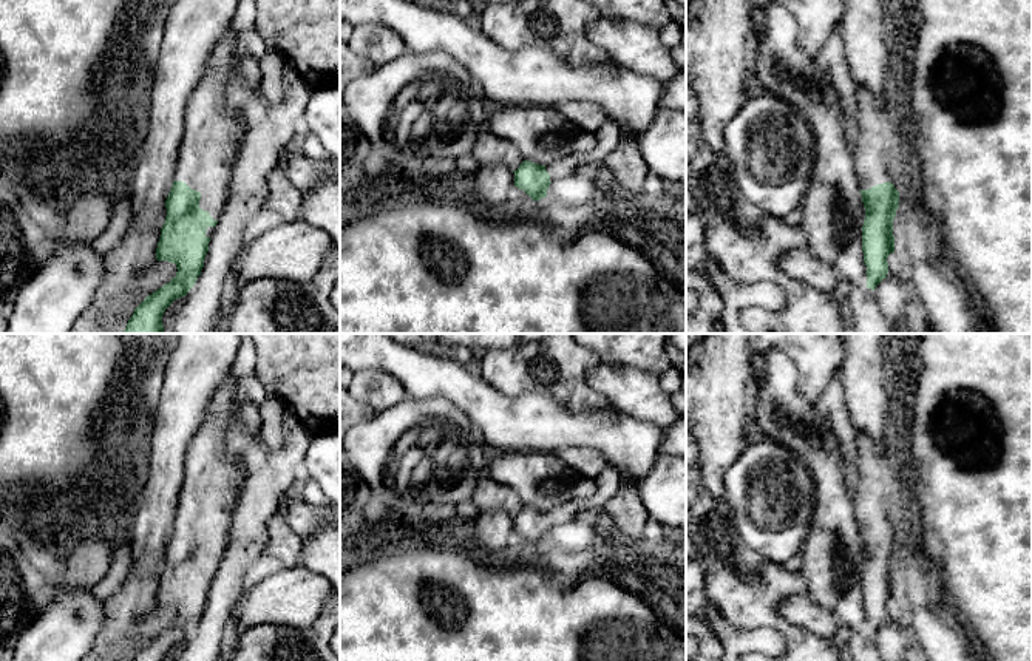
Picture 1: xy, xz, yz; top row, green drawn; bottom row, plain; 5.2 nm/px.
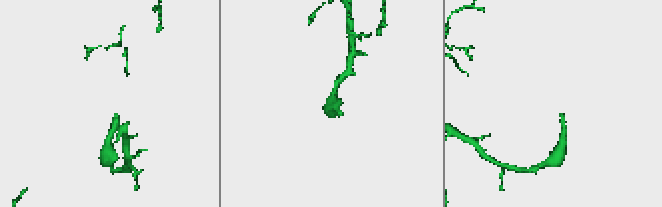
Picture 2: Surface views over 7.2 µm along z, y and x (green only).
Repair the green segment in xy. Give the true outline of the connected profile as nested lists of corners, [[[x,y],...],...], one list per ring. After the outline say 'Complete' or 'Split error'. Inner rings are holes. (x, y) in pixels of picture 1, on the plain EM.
[[[239,397],[233,412],[221,422],[209,405],[187,446],[184,485],[156,595],[156,605],[173,608],[178,618],[170,629],[145,642],[133,661],[164,661],[201,621],[210,588],[205,579],[209,573],[216,573],[224,558],[230,542],[235,493],[249,476],[243,465],[244,453],[235,456],[229,446],[232,428],[243,428],[249,448],[263,445],[258,405]]]. Split error

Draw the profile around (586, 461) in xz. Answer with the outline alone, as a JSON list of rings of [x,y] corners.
[[[562,448],[553,454],[572,469],[590,479],[596,479],[607,466],[612,466],[607,457],[593,448]]]

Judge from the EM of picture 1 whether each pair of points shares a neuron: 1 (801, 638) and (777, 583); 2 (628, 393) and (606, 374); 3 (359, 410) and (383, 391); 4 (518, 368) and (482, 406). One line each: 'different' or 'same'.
1: same
2: same
3: different
4: different

